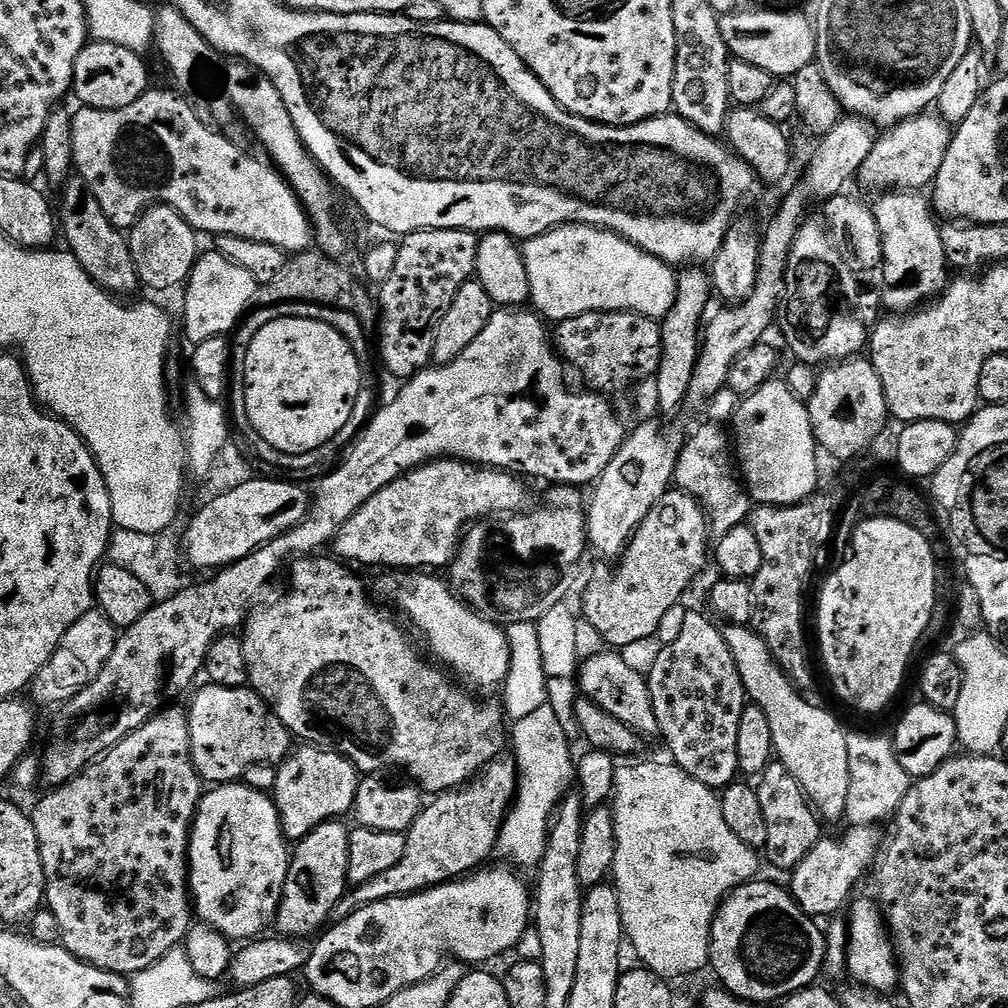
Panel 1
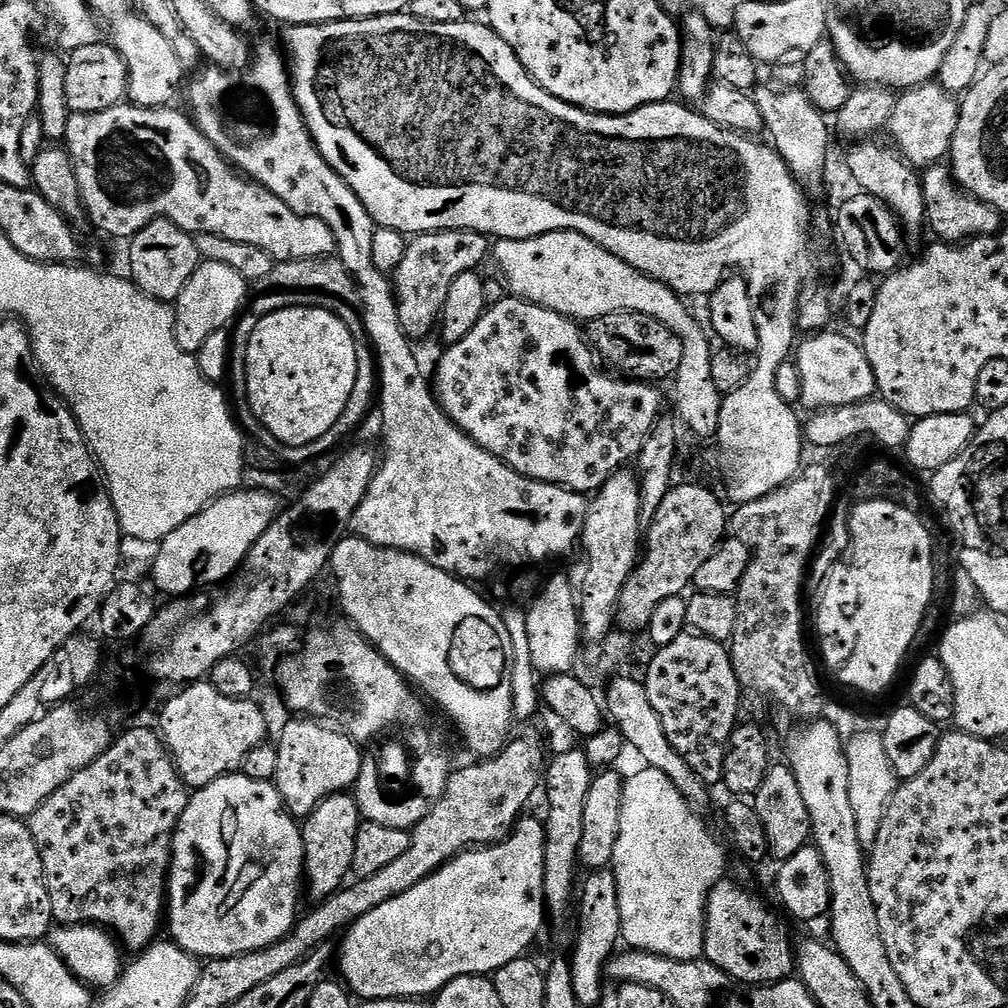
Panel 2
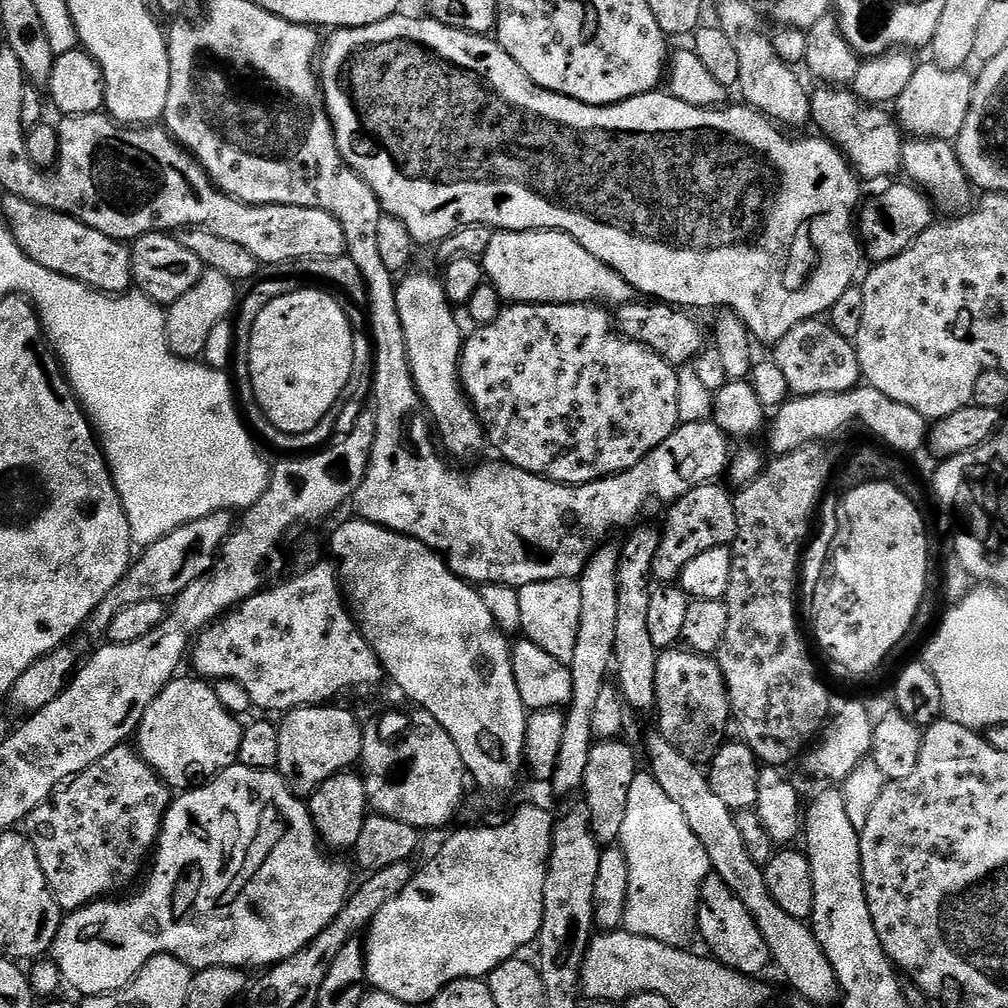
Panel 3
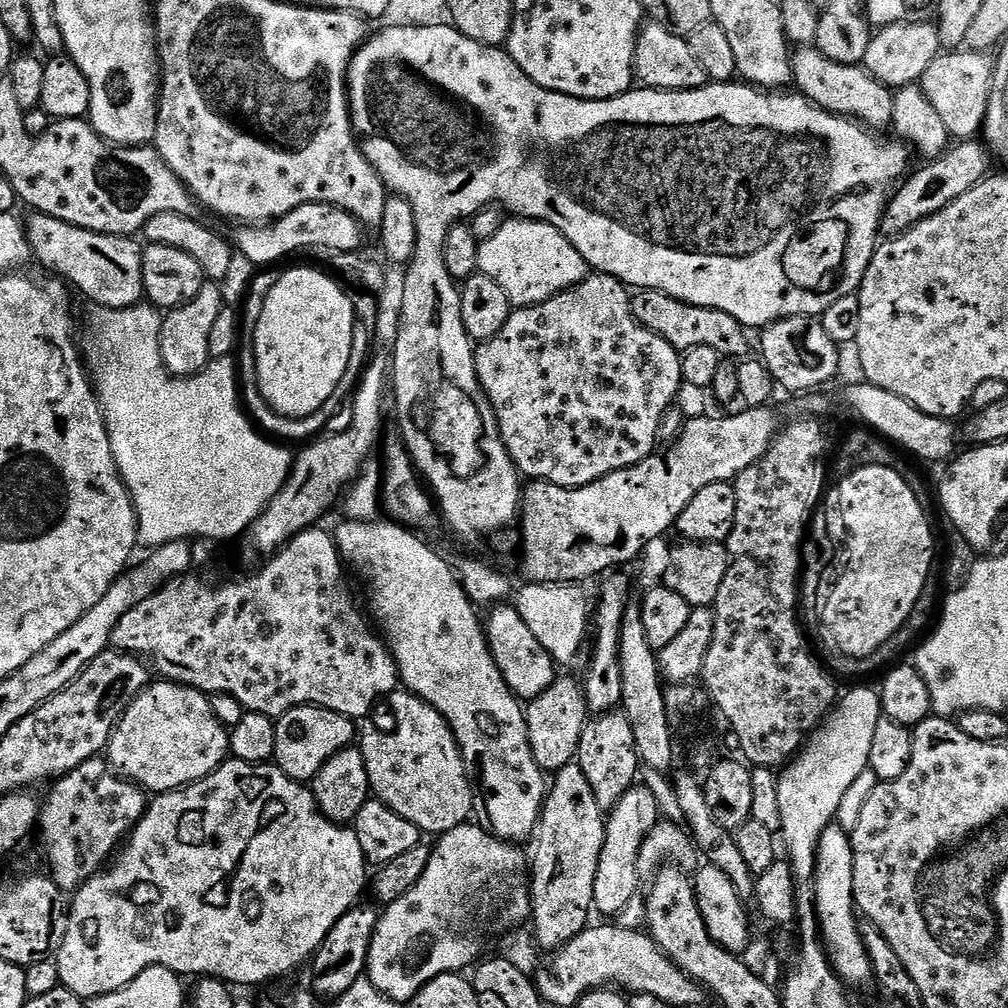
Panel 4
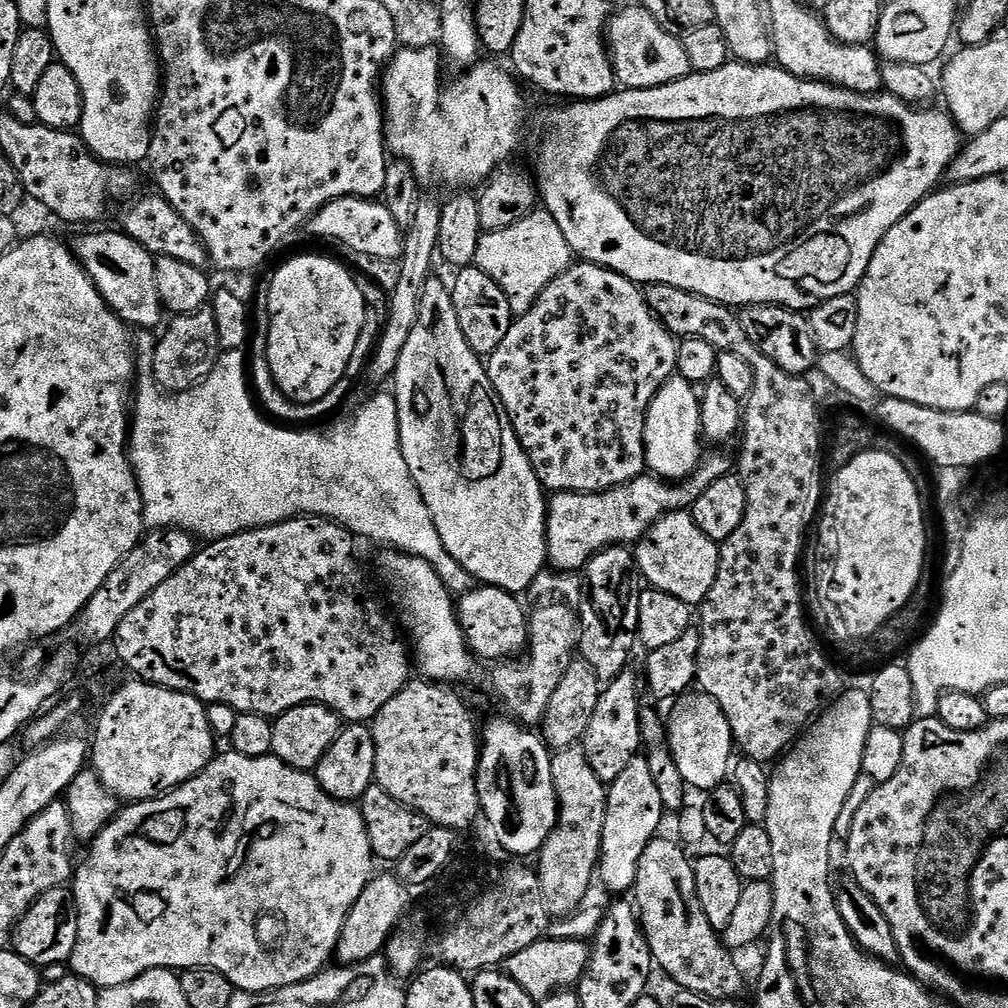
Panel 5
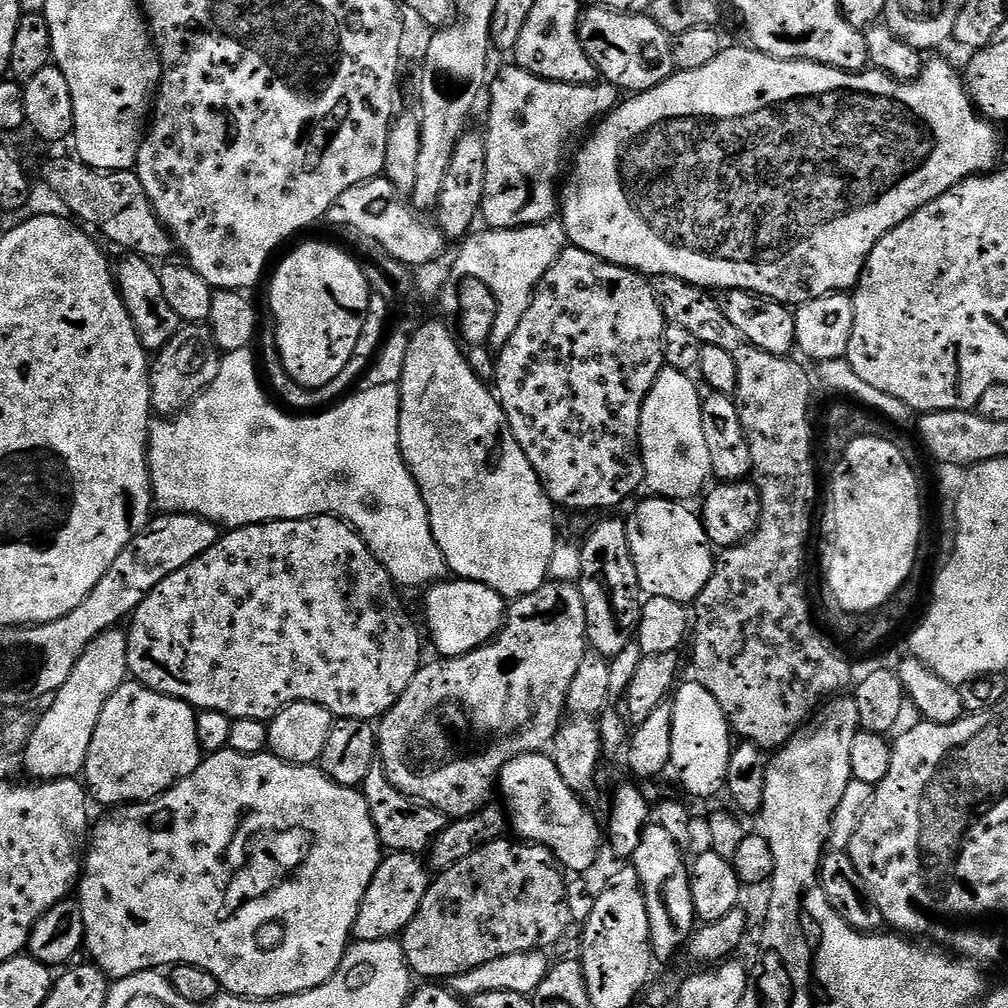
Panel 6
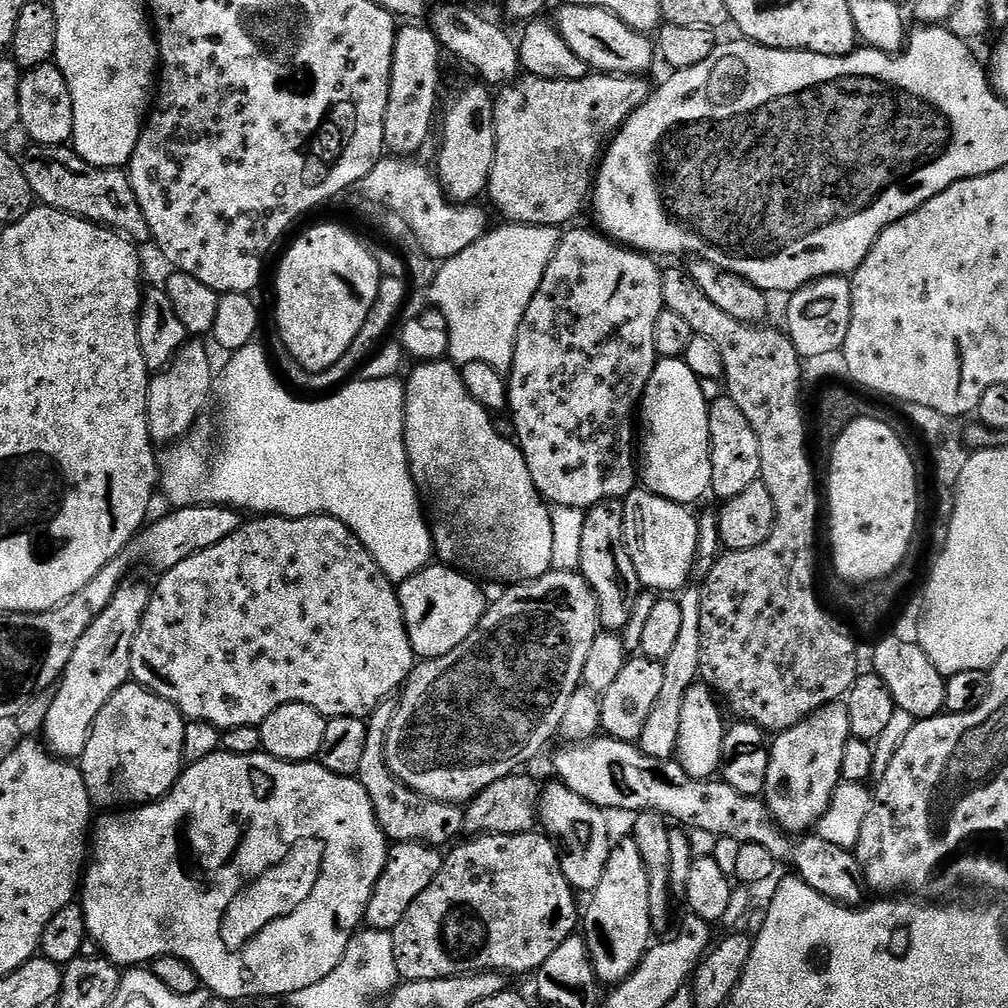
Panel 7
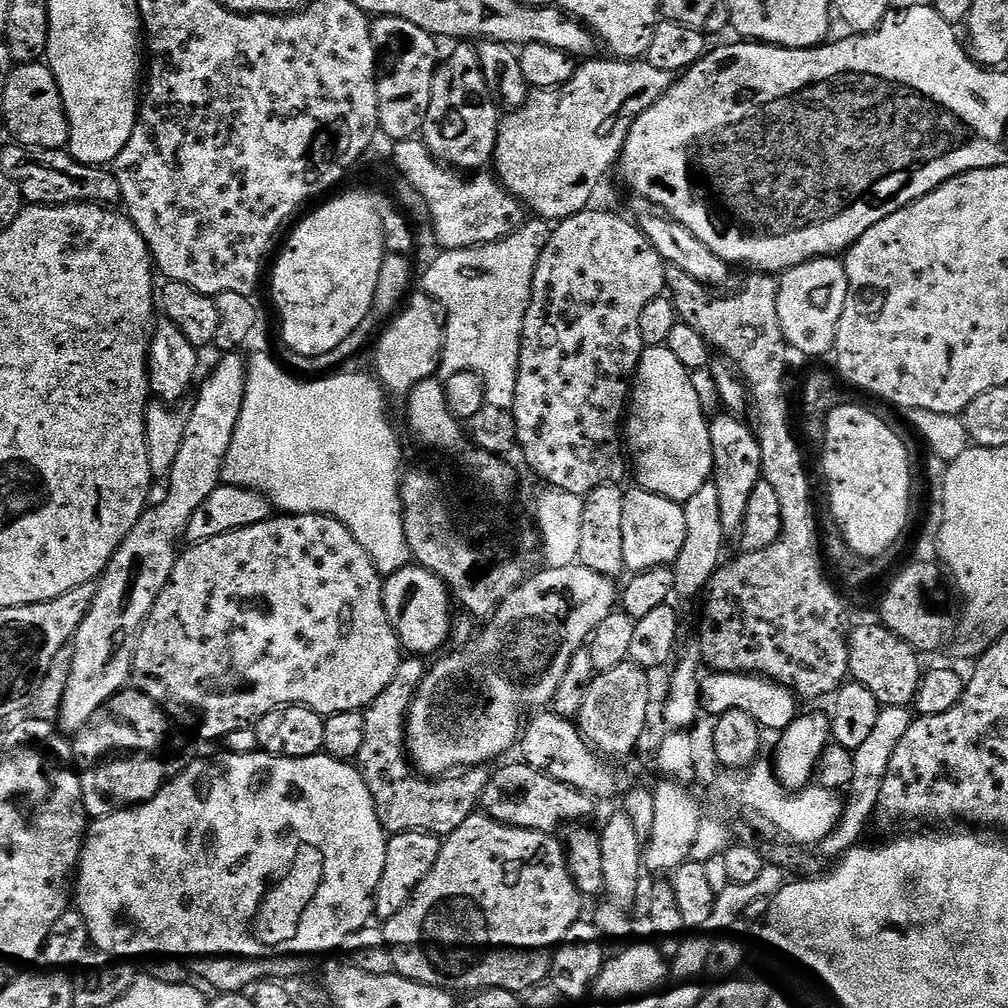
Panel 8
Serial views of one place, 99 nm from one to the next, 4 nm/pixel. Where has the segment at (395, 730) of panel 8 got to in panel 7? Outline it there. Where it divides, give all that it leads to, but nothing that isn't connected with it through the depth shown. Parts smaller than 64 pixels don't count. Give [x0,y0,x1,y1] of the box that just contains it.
[355,702,464,850]

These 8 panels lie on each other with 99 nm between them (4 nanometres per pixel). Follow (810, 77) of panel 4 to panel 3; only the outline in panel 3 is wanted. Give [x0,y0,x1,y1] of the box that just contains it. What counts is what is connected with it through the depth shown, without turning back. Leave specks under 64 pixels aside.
[811,86,906,181]

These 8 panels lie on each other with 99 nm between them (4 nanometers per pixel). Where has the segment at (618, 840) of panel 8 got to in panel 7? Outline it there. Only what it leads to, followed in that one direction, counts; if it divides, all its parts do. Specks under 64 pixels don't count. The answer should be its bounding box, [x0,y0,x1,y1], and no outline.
[582,838,654,986]

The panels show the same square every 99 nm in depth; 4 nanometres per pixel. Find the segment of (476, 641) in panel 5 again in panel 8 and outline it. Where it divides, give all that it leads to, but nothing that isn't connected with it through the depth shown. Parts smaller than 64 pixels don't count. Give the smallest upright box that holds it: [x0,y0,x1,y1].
[384,566,454,658]

